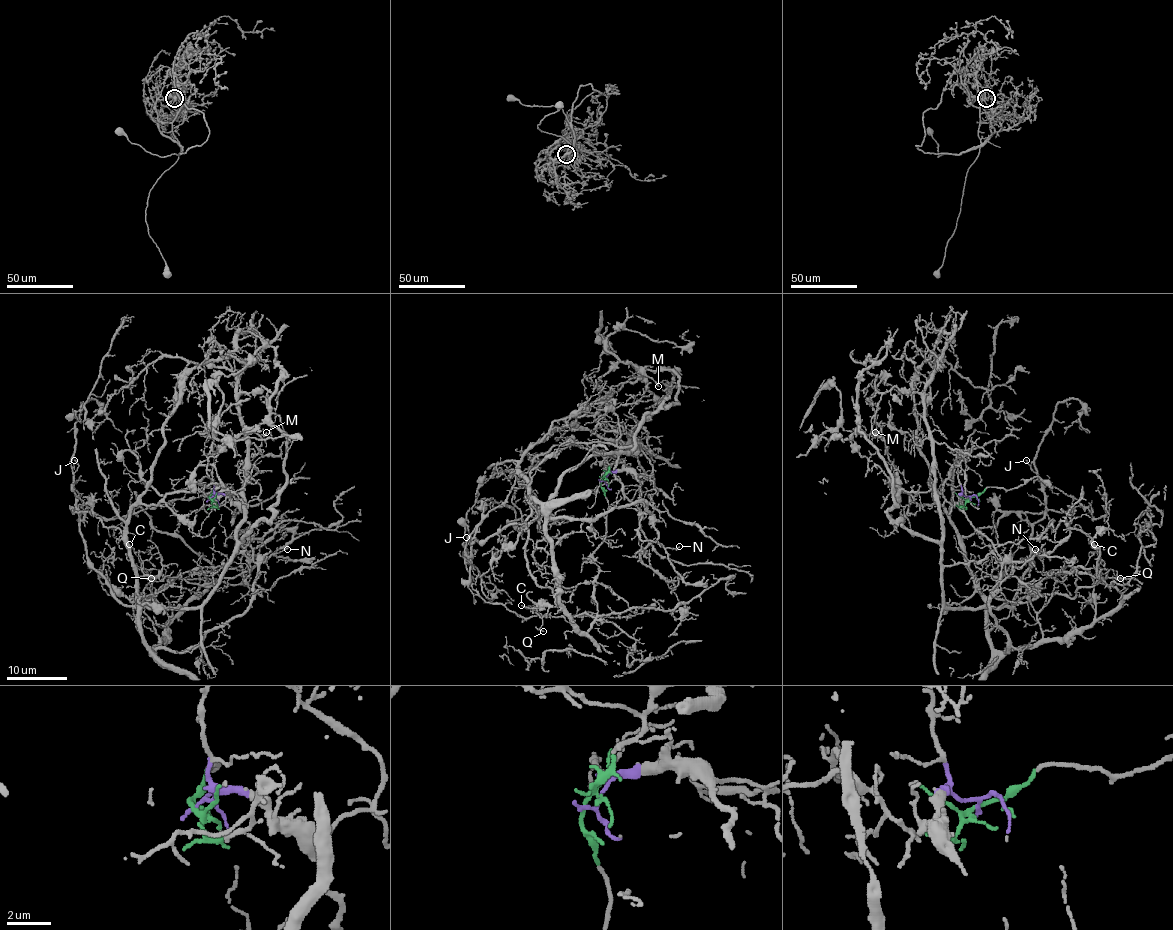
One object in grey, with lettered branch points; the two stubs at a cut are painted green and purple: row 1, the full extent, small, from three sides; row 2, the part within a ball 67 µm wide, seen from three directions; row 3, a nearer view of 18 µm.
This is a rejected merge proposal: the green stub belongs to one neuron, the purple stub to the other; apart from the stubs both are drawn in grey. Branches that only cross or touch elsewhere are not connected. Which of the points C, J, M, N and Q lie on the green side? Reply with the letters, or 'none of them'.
J, M

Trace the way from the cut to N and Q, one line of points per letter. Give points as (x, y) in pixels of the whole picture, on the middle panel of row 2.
N: (602, 481), (610, 473), (631, 472), (641, 482), (641, 503), (658, 541), (665, 548), (679, 547)
Q: (602, 481), (631, 472), (649, 512), (635, 500), (596, 518), (547, 521), (560, 604), (533, 608), (544, 631)

